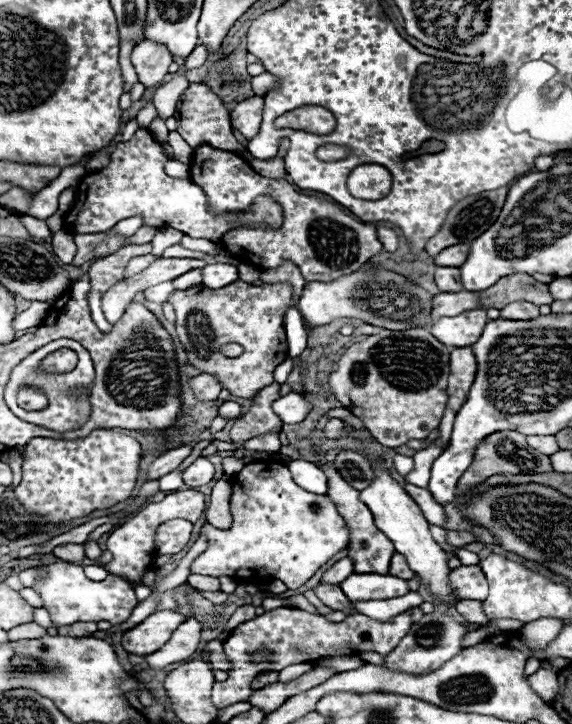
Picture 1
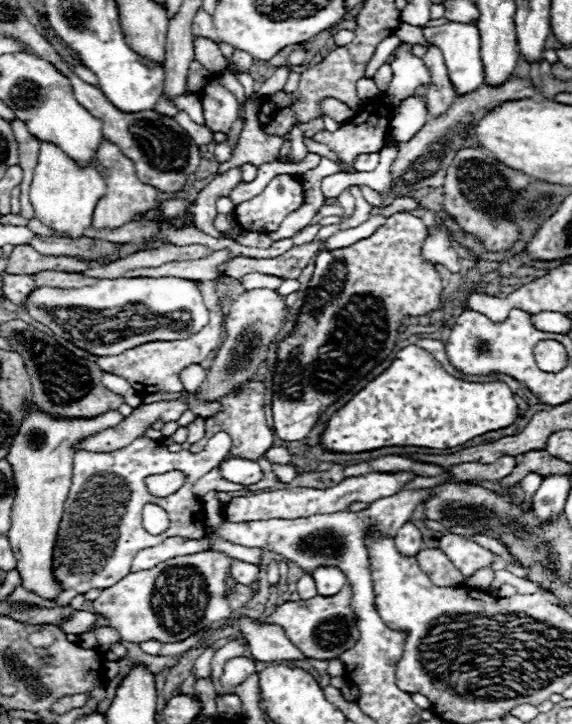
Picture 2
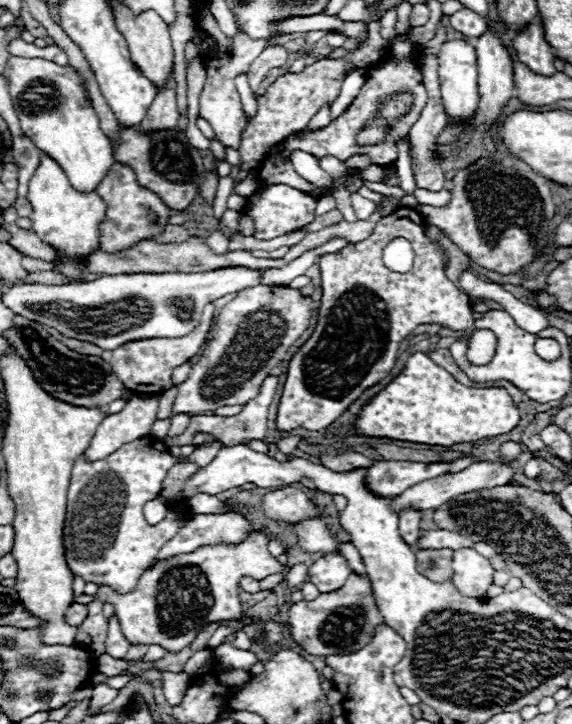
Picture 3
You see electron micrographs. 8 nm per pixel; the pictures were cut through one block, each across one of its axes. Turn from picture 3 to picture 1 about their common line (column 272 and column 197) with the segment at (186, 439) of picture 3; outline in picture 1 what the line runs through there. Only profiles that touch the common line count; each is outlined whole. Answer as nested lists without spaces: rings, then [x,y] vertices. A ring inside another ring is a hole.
[[[200,374],[192,378],[192,390],[200,400],[216,400],[222,390],[222,384],[212,374]]]

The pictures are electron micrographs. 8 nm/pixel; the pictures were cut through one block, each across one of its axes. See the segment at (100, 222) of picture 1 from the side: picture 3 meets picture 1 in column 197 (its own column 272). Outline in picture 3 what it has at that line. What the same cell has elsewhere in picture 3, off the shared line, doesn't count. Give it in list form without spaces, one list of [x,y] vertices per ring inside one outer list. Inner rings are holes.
[[[284,184],[268,186],[262,194],[252,194],[248,200],[248,214],[254,220],[254,236],[260,240],[270,240],[300,230],[315,219],[315,208],[316,200]]]

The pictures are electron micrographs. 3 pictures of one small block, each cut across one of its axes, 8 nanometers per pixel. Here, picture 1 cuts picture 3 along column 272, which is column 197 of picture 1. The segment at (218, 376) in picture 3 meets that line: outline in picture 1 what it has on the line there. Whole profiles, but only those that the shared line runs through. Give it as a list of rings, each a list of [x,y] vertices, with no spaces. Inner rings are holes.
[[[236,280],[218,290],[200,284],[188,290],[176,290],[168,302],[176,310],[178,338],[192,366],[214,374],[222,382],[222,388],[240,398],[252,398],[260,388],[274,382],[276,366],[288,358],[284,316],[288,308],[296,306],[288,282],[252,286]],[[228,342],[238,342],[244,352],[238,358],[222,356],[218,350]]]

